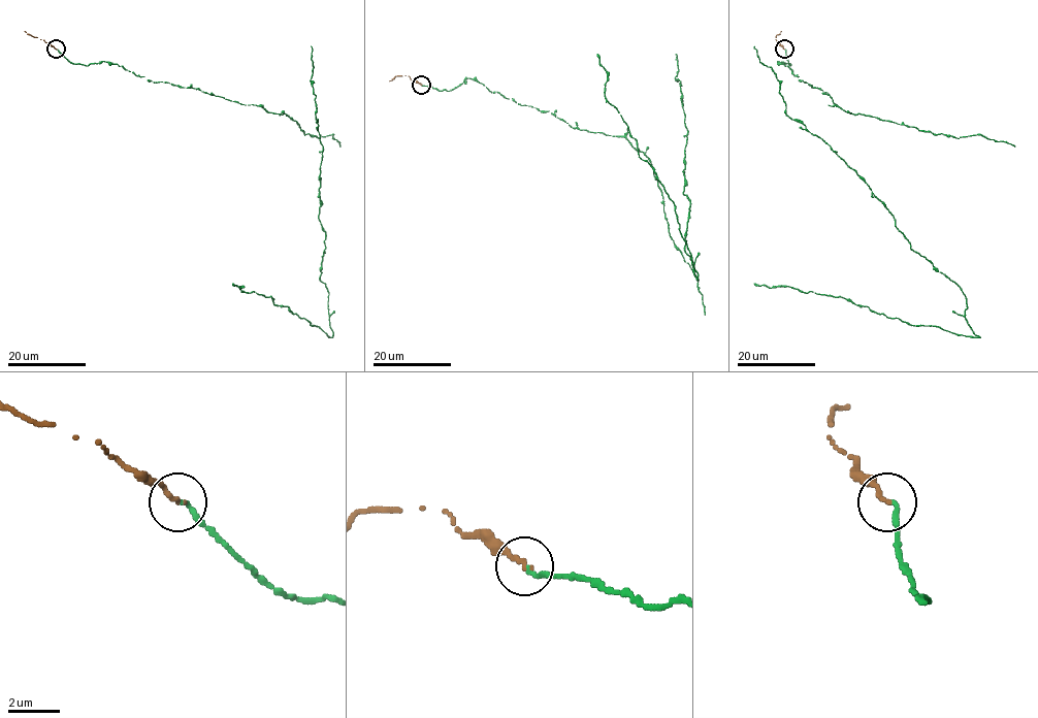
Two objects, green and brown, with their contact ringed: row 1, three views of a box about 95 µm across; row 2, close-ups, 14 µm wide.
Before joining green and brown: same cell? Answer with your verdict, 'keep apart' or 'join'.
join

